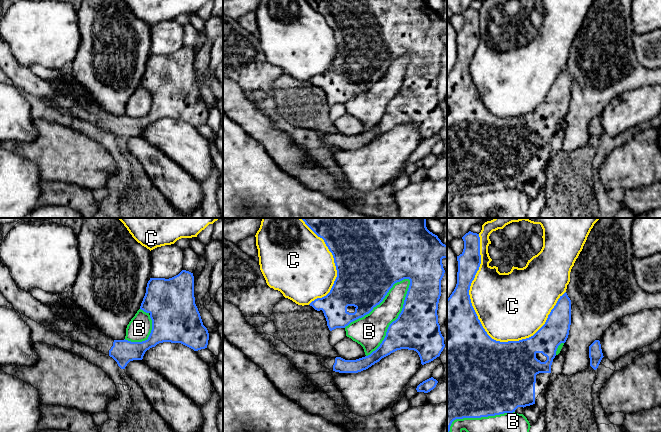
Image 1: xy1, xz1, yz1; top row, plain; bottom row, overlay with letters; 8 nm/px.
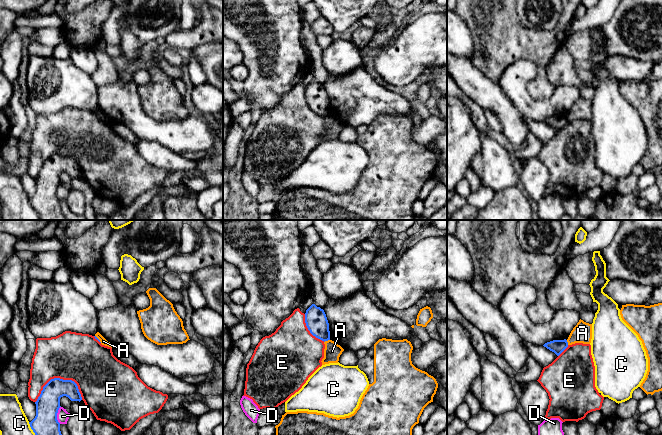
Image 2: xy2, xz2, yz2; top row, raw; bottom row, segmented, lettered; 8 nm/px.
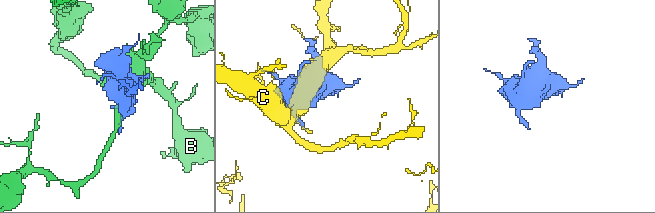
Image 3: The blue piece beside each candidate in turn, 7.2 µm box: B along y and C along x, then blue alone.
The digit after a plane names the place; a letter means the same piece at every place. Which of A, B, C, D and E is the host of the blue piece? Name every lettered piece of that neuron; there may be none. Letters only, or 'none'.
none

